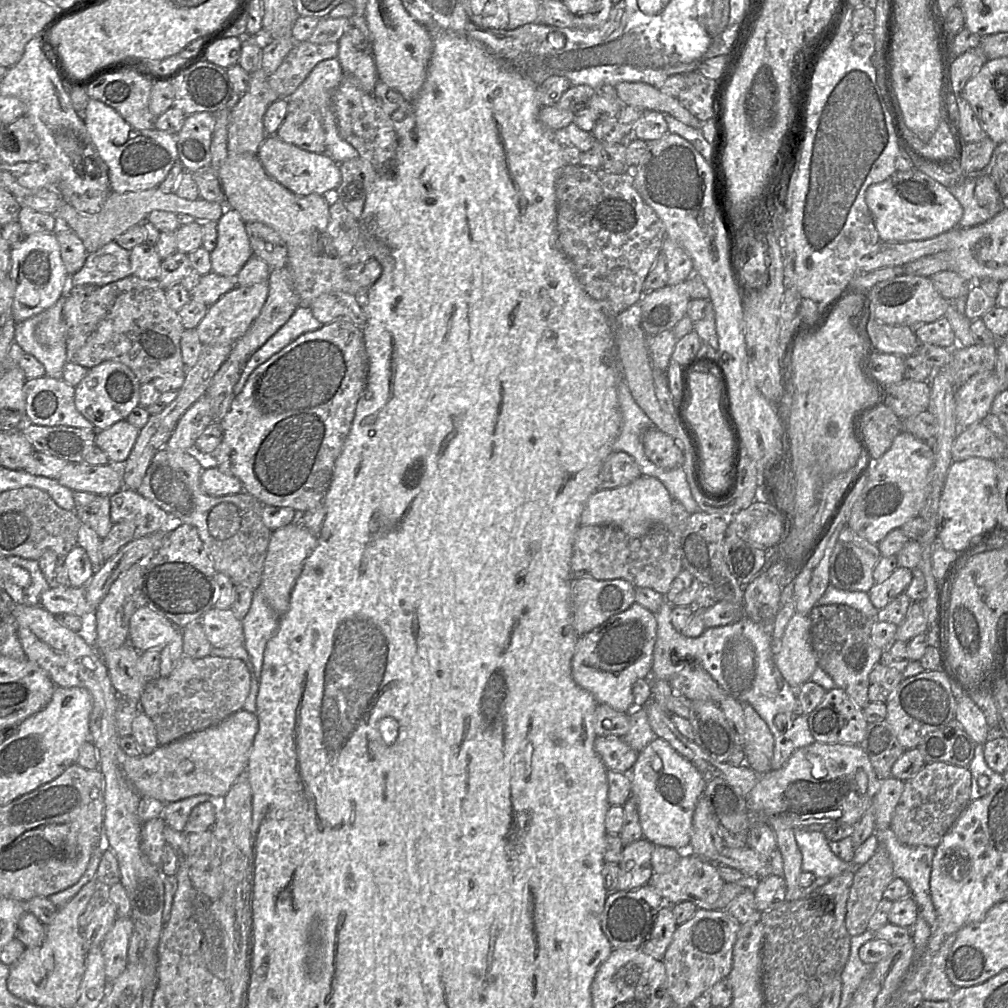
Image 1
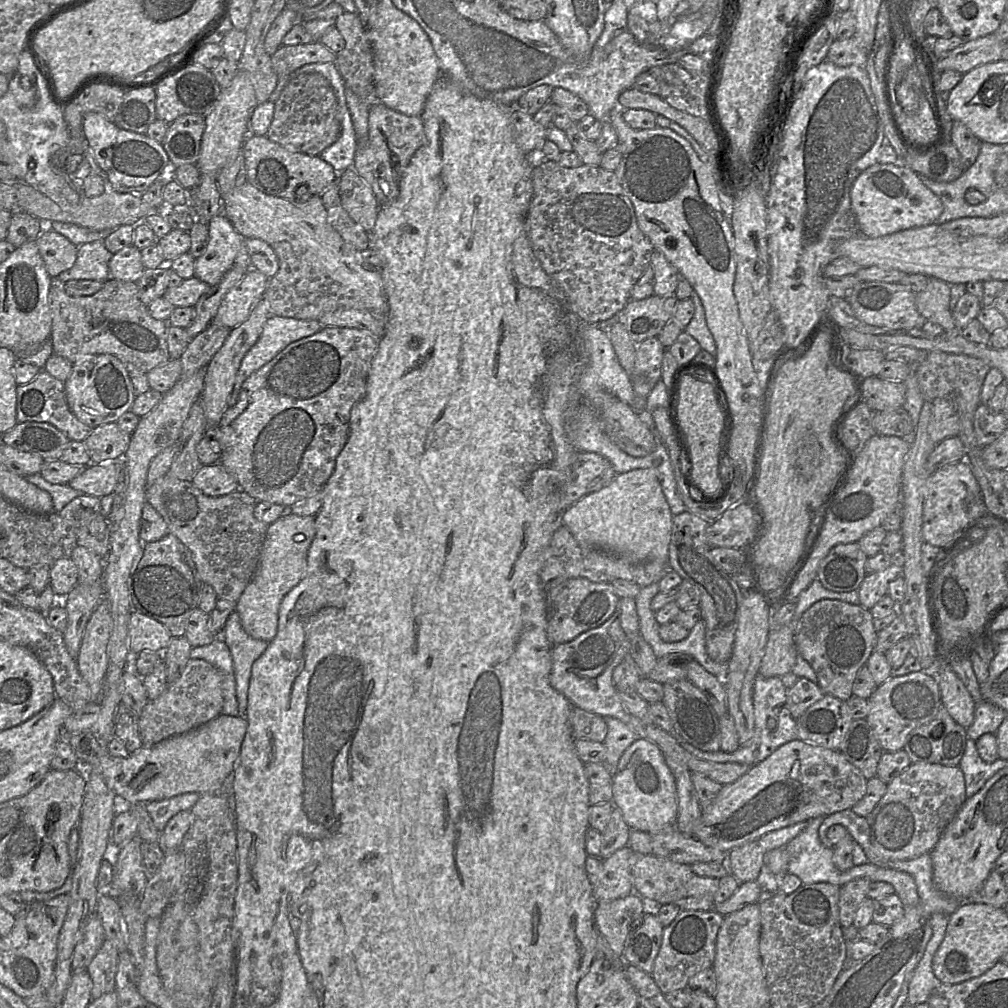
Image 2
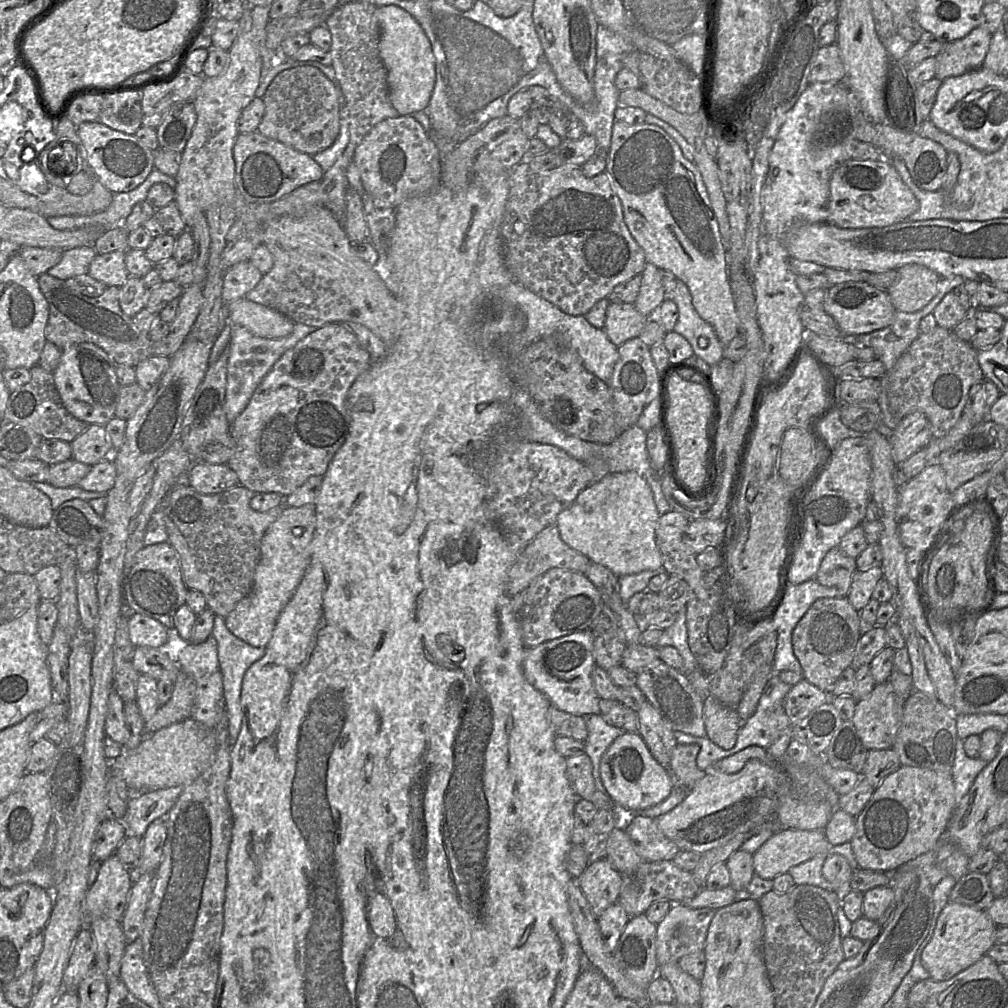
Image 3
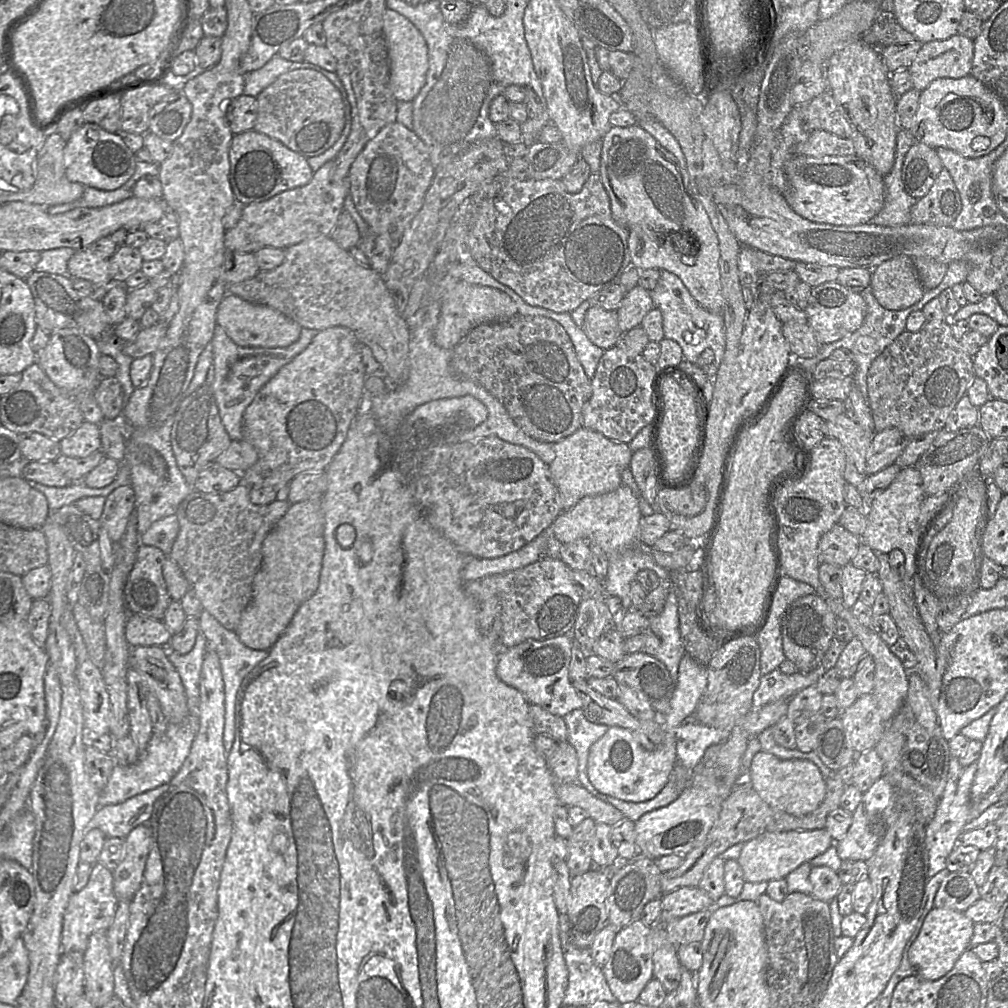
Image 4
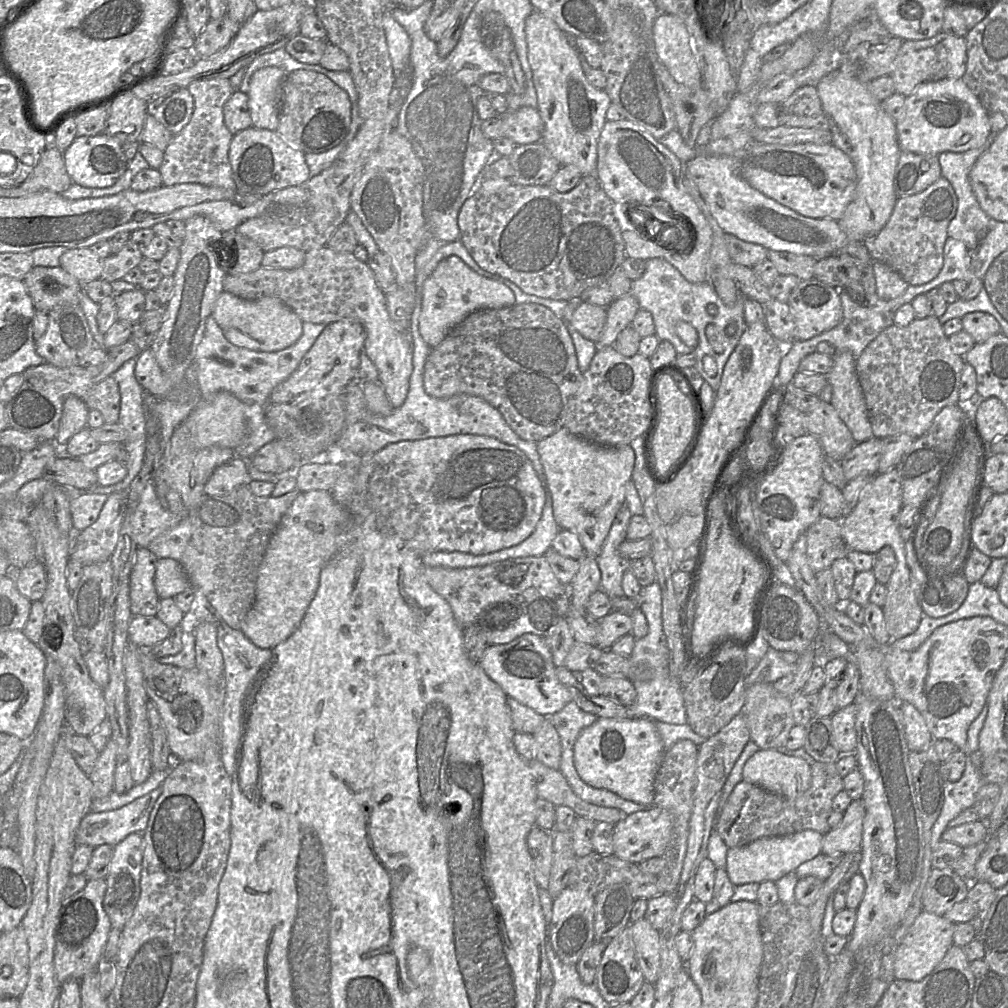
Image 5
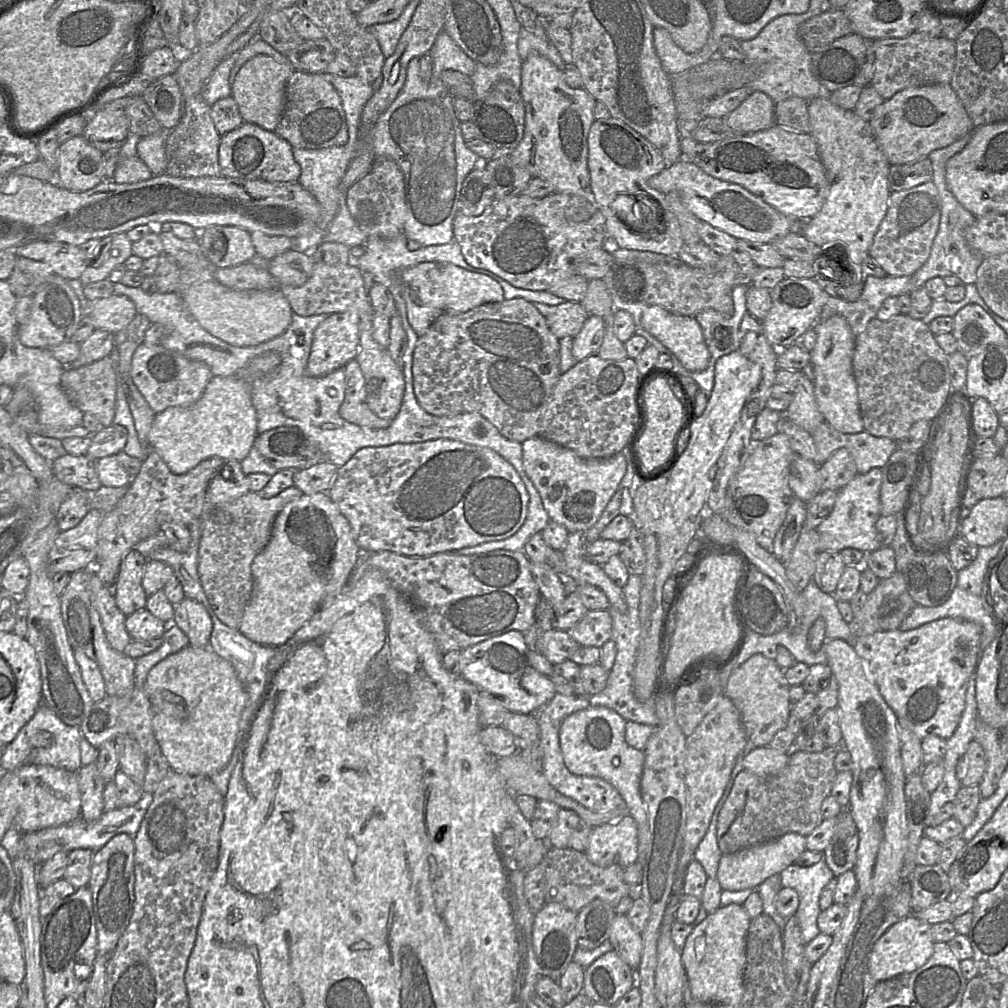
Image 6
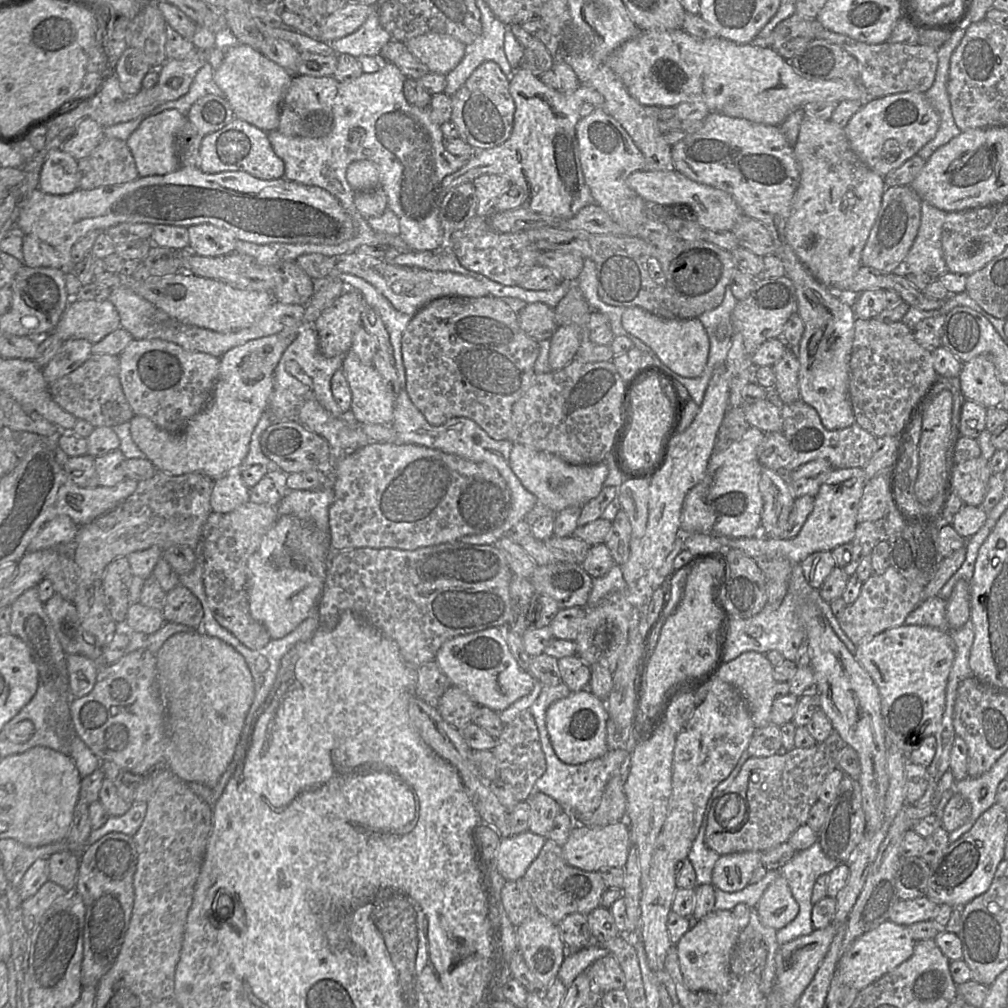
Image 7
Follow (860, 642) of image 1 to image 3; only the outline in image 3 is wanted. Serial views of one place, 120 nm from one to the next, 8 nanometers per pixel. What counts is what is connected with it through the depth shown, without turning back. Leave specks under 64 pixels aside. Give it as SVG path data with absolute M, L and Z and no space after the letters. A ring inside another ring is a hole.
M825 597L816 600L792 632L793 652L802 667L803 679L830 694L841 673L851 666L863 632L864 625L861 622L859 611L851 605L847 598Z

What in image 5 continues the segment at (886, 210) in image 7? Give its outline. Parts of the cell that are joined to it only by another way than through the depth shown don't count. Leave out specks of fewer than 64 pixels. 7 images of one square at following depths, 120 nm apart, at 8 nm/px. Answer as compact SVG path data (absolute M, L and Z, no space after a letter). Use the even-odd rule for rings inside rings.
M940 177L920 193L898 197L885 226L864 242L873 261L885 263L910 285L933 280L943 266L948 225L957 212L958 200L947 179Z

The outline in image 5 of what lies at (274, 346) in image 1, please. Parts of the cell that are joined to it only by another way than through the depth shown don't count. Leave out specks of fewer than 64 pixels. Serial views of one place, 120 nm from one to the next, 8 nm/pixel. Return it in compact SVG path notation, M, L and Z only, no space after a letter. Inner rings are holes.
M212 317L207 319L204 337L197 346L192 366L196 374L197 388L203 399L219 391L227 391L244 404L247 437L234 450L235 455L248 461L262 446L276 438L265 417L267 400L272 391L297 369L327 325L303 322L302 335L293 345L279 351L261 352L233 345L225 338L216 321Z

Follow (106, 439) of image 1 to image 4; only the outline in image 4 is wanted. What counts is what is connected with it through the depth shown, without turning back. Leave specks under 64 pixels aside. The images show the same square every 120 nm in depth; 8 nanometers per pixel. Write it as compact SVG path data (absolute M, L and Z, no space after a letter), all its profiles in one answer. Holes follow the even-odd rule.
M83 422L72 434L59 441L61 453L72 458L85 458L101 451L100 425Z

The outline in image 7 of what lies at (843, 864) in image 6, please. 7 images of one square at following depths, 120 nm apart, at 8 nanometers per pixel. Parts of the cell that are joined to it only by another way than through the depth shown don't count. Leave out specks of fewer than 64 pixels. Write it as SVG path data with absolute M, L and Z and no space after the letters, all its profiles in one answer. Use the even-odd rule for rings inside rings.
M845 773L834 800L828 806L825 822L817 832L824 854L839 864L846 864L853 850L863 839L865 824L860 783L858 779Z

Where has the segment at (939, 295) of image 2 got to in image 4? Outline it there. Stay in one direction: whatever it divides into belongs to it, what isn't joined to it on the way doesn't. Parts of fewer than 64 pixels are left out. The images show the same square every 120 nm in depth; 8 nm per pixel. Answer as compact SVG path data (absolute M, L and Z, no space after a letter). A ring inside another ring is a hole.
M896 256L874 267L870 288L878 303L888 310L904 310L925 292L912 258Z

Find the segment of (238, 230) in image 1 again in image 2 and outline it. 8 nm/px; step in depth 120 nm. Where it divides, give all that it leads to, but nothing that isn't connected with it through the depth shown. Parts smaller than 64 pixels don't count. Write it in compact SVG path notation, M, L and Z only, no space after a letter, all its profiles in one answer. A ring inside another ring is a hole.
M223 212L211 219L208 228L209 242L204 254L195 258L194 277L214 286L235 264L245 238L235 230Z

